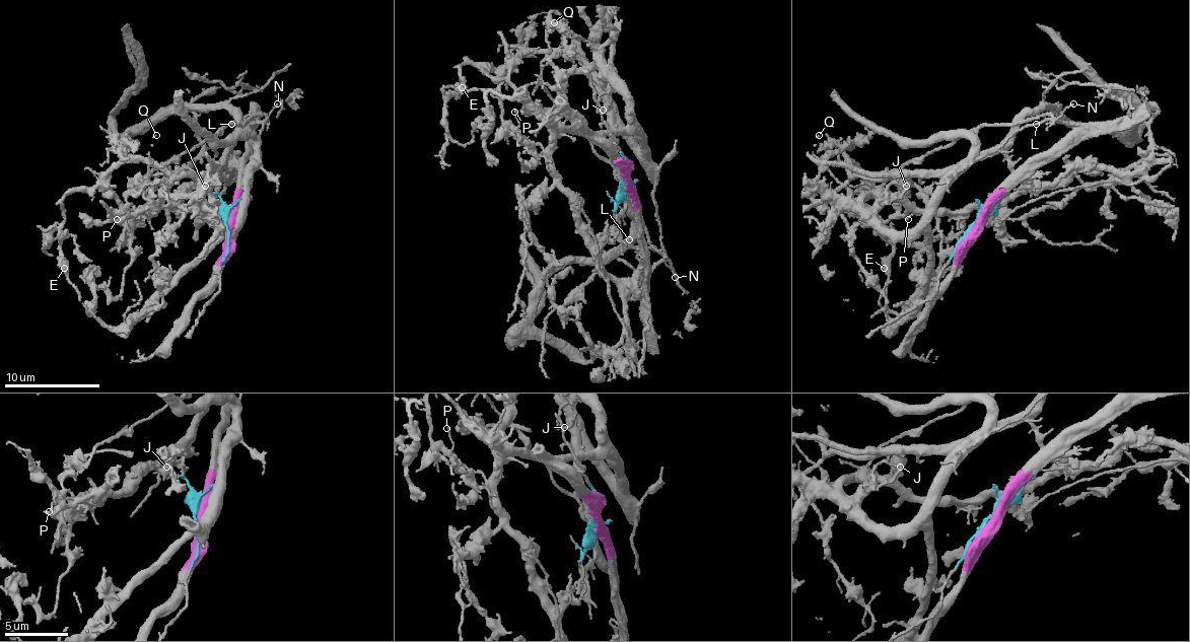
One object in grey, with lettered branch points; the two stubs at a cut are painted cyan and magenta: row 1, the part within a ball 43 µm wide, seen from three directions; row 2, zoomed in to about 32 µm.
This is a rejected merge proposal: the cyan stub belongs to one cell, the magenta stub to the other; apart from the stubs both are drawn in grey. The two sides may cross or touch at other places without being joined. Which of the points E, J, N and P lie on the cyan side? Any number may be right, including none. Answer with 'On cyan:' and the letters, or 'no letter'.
On cyan: E, J, P

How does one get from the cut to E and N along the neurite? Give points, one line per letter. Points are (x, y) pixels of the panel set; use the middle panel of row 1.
E: (624, 177), (615, 222), (596, 244), (555, 167), (527, 142), (493, 128), (482, 89), (463, 87)
N: (624, 180), (627, 194), (636, 208), (646, 277), (662, 261), (675, 277)

